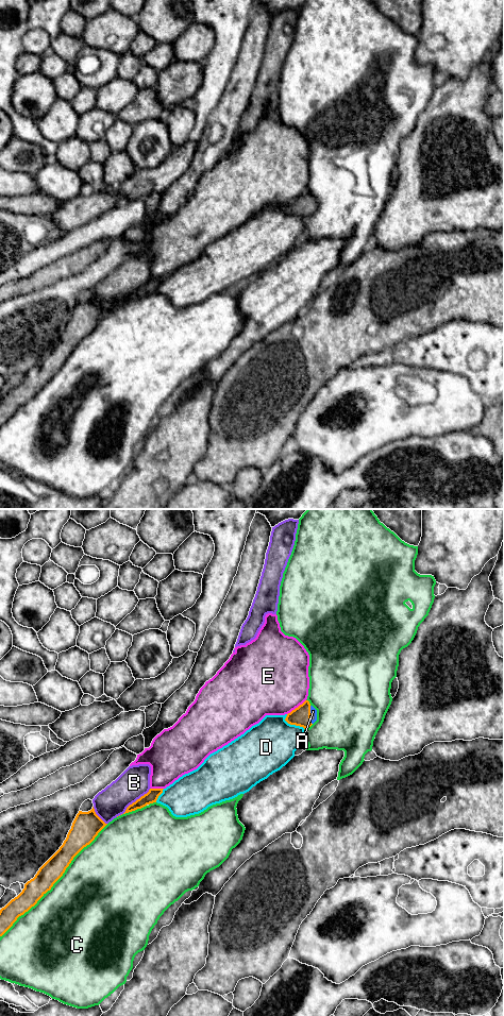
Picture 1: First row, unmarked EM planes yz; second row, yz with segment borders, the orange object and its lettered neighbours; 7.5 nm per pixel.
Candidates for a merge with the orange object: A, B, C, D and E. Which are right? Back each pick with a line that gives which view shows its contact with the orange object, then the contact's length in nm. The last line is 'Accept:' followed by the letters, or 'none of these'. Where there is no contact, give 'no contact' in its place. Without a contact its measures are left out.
A: contact in yz; length 140 nm
Accept: A

